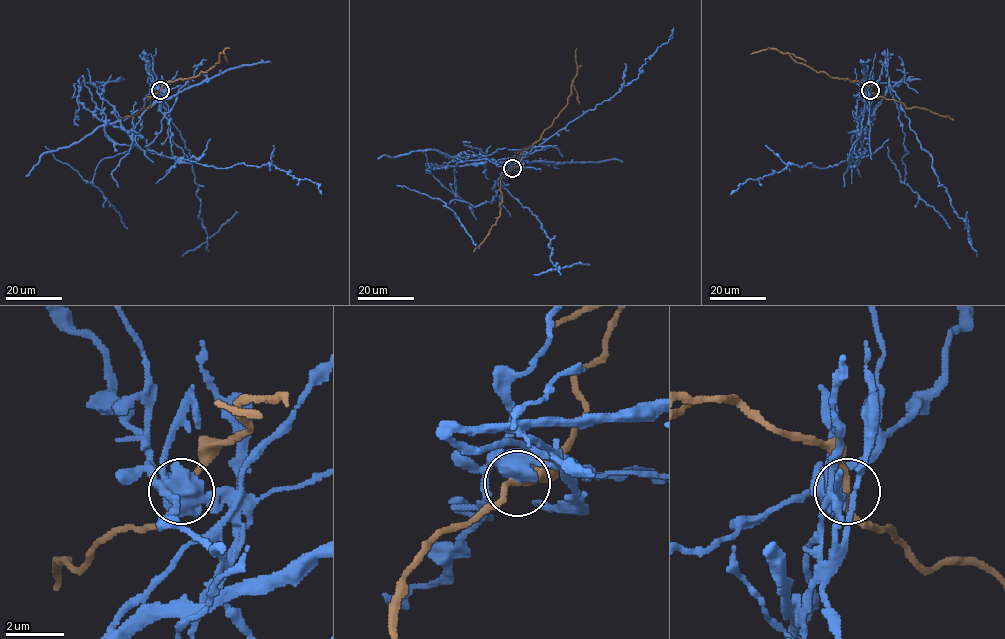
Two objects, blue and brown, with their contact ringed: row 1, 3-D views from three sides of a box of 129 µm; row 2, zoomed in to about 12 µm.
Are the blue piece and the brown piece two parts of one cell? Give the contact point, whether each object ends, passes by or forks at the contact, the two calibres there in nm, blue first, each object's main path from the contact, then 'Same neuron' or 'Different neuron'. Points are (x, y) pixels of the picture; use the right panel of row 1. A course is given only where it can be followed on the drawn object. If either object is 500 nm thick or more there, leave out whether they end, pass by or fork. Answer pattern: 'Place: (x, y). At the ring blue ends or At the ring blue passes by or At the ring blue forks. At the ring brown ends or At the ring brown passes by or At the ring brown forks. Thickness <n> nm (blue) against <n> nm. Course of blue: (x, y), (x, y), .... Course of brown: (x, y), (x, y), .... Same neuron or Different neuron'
Place: (870, 90). At the ring blue passes by. At the ring brown passes by. Thickness 480 nm (blue) against 220 nm. Course of blue: (870, 90), (854, 151), (857, 158), (824, 168), (789, 163), (779, 172), (749, 179), (730, 194). Course of brown: (870, 90), (858, 81), (817, 72), (775, 48), (750, 54). Different neuron

